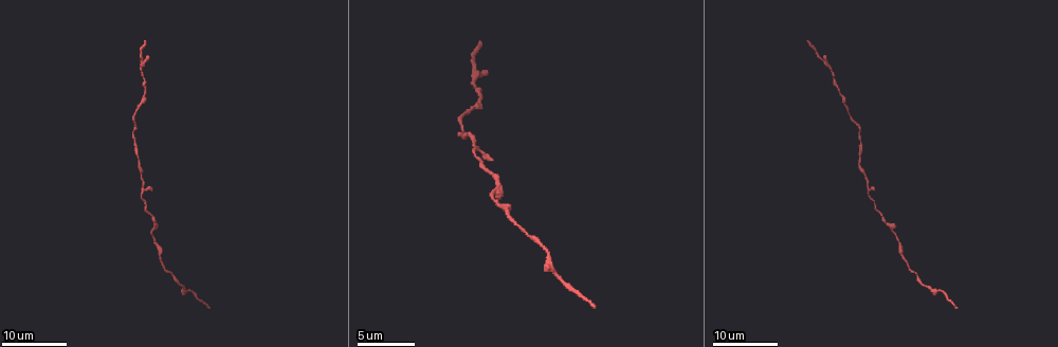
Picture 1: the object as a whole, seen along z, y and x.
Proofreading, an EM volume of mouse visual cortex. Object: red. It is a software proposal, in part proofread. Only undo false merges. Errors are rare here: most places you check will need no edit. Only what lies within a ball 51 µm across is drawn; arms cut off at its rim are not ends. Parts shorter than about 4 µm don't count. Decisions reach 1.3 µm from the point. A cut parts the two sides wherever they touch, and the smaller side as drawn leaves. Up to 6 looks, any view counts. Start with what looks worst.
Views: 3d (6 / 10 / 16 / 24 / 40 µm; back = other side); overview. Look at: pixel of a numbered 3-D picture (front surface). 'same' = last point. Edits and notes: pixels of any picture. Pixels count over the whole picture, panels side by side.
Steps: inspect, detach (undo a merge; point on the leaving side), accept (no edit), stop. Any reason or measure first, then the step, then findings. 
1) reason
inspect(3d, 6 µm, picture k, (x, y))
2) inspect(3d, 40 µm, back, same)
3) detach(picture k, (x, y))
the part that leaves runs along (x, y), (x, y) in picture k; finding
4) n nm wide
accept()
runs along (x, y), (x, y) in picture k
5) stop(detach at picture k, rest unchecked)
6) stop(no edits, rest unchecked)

three-way junction
inspect(3d, 24 µm, picture 1, (867, 190))

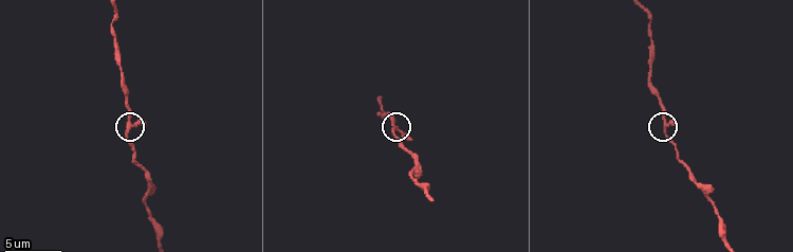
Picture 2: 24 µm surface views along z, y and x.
inspect(3d, 10 µm, picture 2, (129, 126))

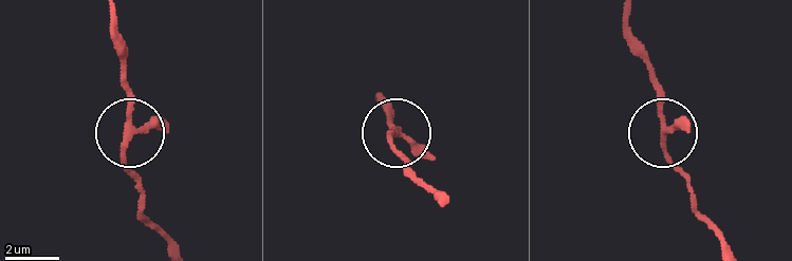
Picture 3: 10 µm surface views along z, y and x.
3 arms
accept()
runs along (666, 130), (645, 49) in picture 3; all the same neuron

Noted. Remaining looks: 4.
sudden change in width
inspect(3d, 24 µm, picture 1, (938, 290))

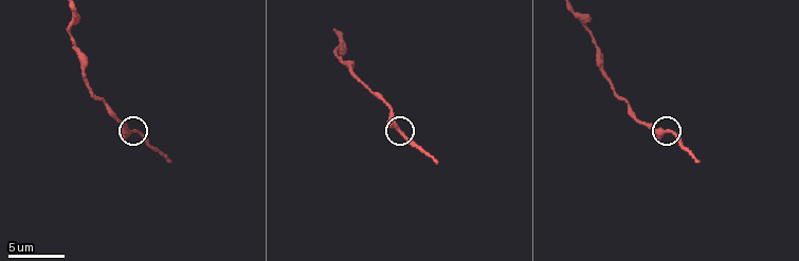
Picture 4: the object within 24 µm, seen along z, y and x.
inspect(3d, 10 µm, picture 4, (666, 131))

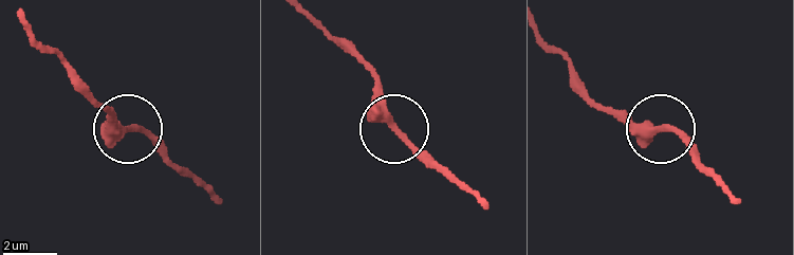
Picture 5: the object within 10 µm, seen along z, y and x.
accept()
runs along (29, 30), (115, 123), (137, 128), (169, 158) in picture 5; all the same neuron

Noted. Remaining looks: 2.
thick turns thin
inspect(3d, 16 µm, picture 4, (84, 75))

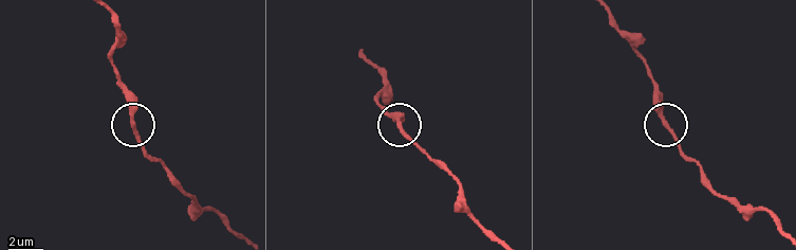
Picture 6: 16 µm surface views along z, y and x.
inspect(3d, 6 µm, picture 6, (666, 121))

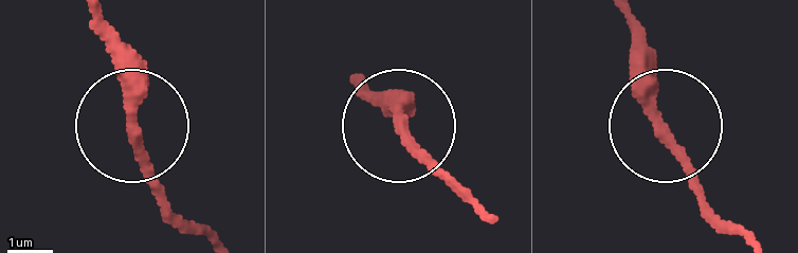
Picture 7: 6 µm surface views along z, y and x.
accept()
runs along (370, 85), (393, 107), (397, 133), (457, 194) in picture 7; one neuron here

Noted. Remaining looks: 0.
stop(no edits, rest unchecked)

